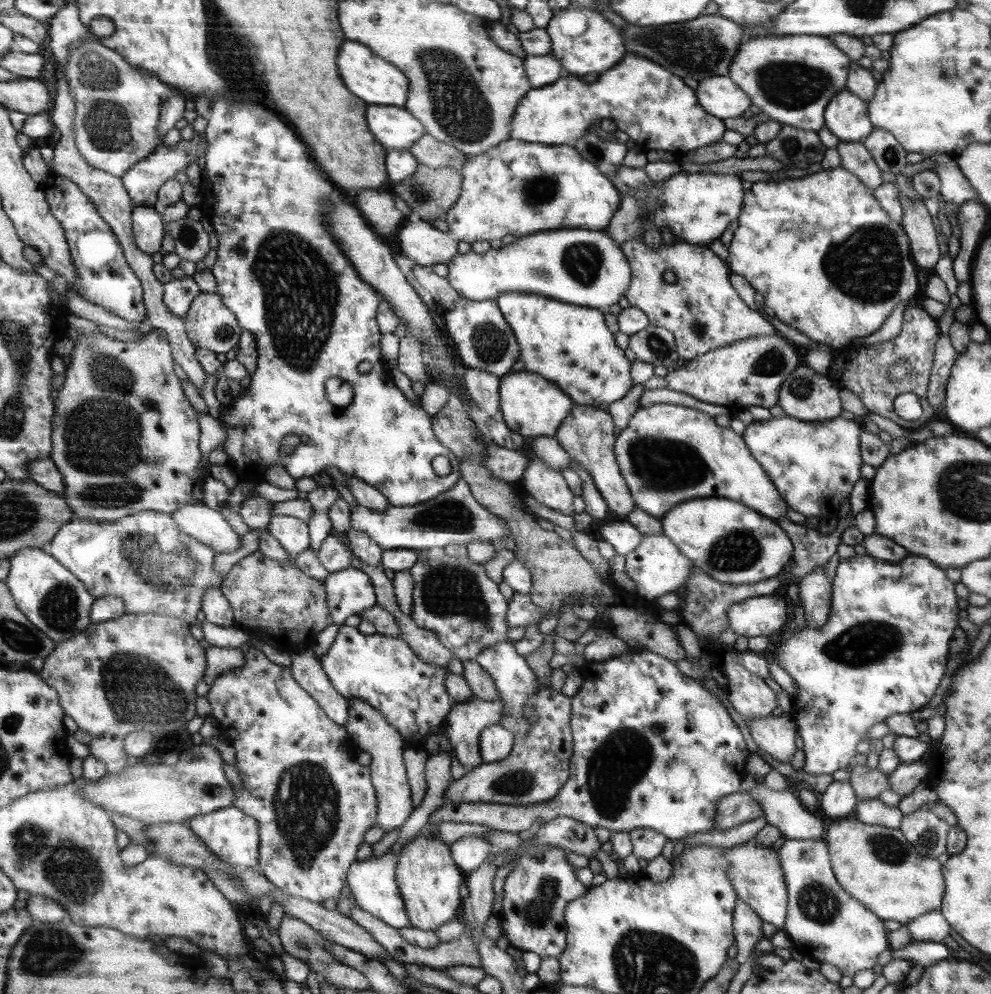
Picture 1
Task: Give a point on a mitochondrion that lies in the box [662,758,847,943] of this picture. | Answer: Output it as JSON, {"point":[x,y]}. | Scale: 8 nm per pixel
{"point":[816,901]}

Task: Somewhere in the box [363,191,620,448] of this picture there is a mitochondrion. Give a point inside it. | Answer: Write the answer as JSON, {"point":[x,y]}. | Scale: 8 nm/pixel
{"point":[582,261]}

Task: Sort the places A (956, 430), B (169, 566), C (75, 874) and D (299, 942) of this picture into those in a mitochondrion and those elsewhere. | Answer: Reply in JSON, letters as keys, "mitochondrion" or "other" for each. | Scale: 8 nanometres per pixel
{"A":"other","B":"mitochondrion","C":"mitochondrion","D":"mitochondrion"}

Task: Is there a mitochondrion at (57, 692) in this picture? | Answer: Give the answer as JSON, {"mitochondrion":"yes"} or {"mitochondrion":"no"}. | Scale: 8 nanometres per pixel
{"mitochondrion":"no"}

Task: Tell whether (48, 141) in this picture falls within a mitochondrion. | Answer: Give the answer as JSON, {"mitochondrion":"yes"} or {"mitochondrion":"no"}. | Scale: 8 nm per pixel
{"mitochondrion":"no"}

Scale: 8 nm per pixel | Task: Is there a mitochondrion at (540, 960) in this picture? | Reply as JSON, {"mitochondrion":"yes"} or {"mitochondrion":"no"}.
{"mitochondrion":"no"}

